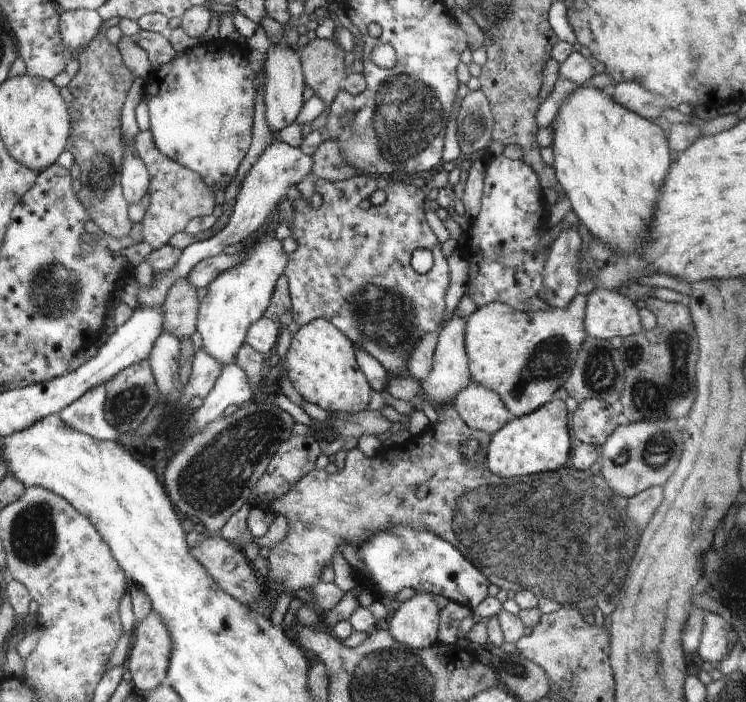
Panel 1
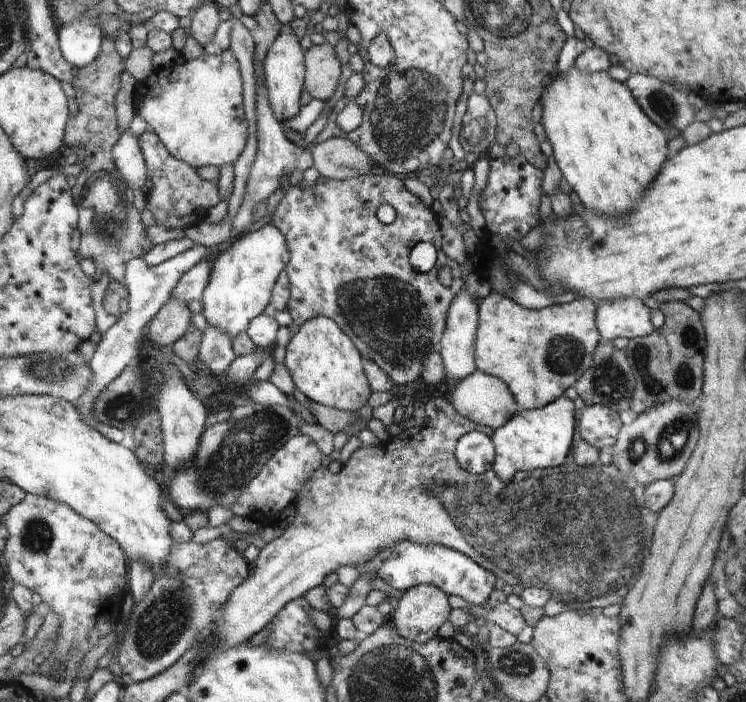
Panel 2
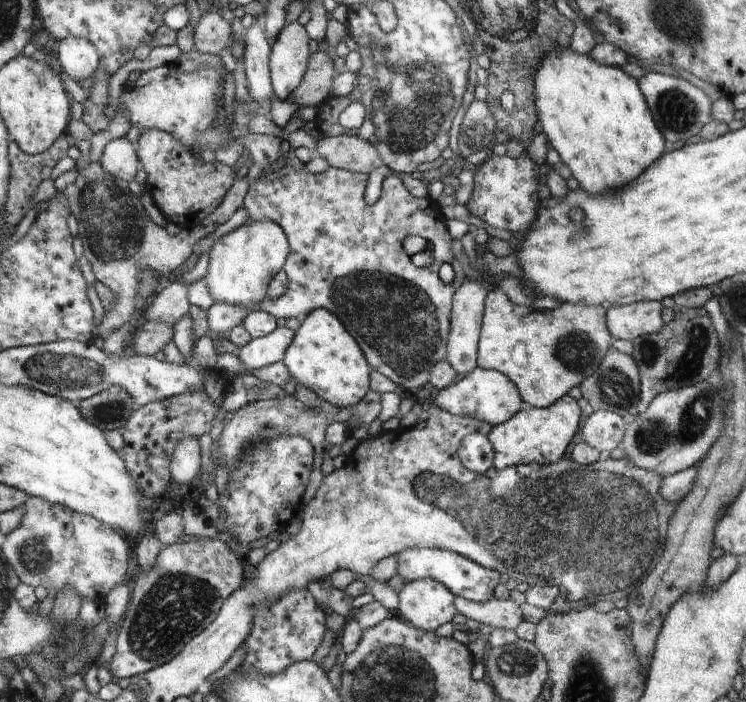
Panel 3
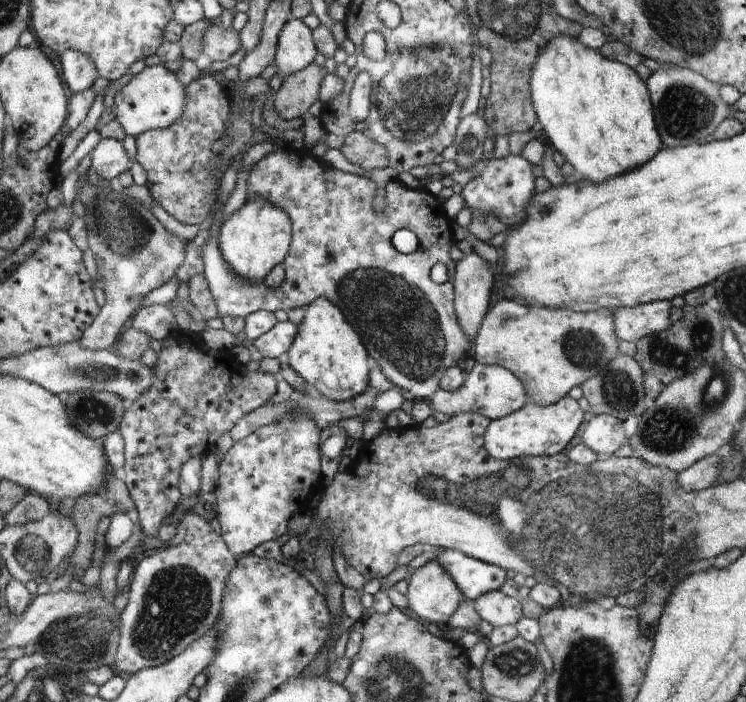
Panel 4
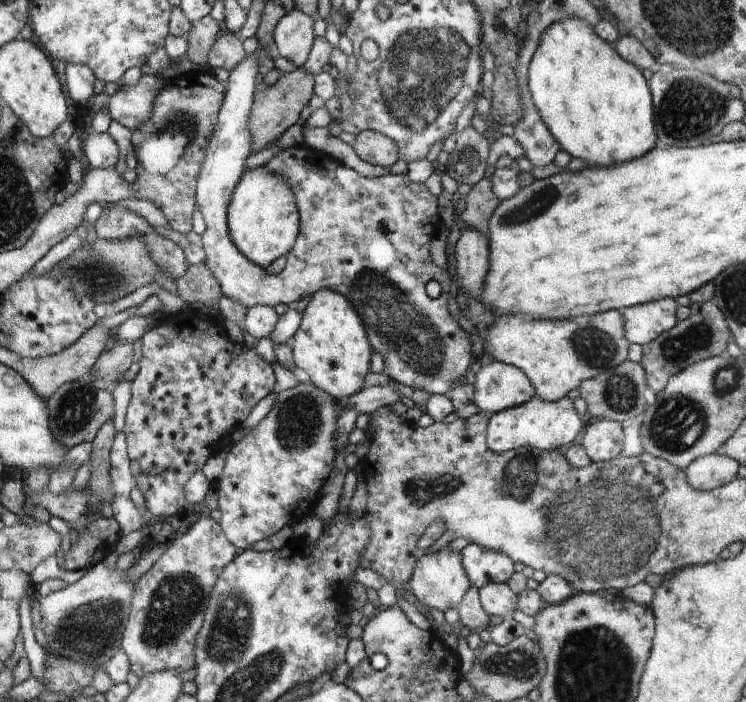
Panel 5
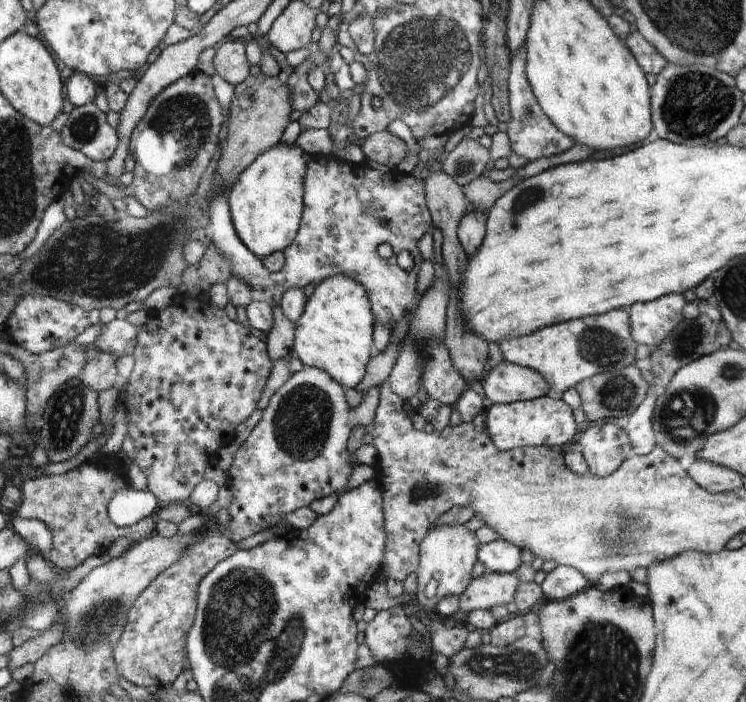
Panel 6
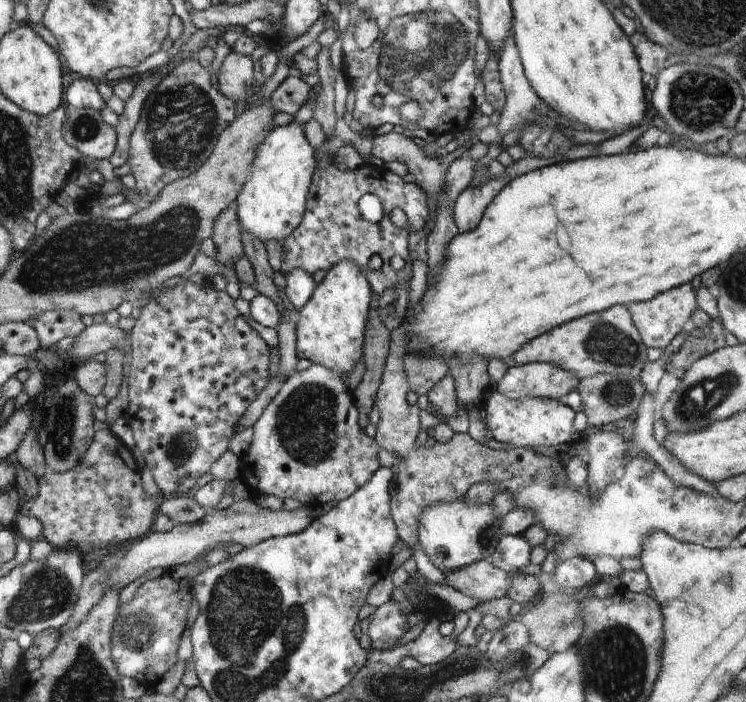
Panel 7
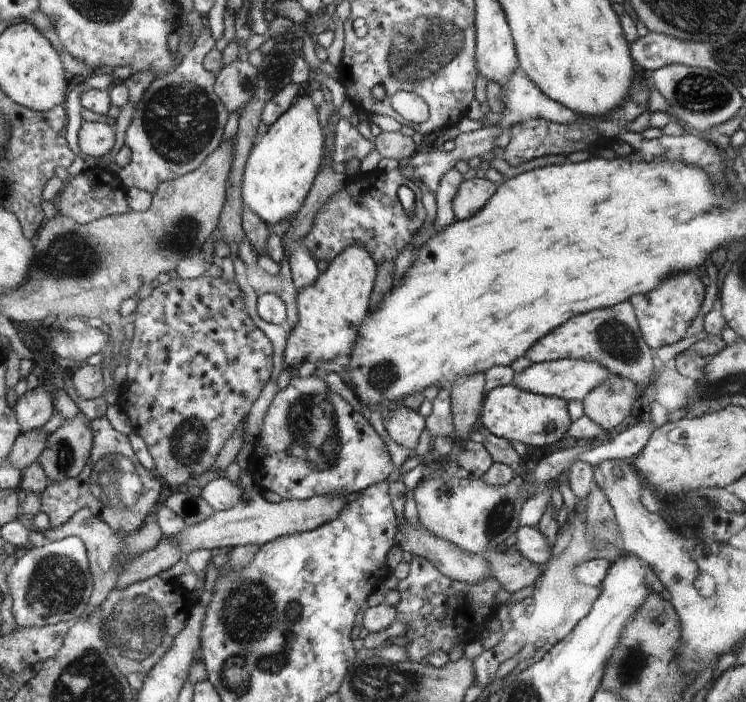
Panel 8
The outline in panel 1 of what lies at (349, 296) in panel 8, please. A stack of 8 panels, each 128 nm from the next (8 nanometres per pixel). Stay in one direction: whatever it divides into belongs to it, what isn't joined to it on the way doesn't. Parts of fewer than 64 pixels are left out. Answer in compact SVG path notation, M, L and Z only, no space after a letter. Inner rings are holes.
M327 319L300 326L292 335L284 367L284 375L305 402L312 402L326 412L356 414L369 406L372 390L358 366L353 341Z

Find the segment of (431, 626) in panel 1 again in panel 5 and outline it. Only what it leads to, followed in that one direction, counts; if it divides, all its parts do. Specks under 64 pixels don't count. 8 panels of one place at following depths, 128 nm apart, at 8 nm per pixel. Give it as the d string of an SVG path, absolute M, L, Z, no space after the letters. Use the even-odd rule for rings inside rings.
M449 546L441 548L439 551L429 553L417 560L417 566L413 570L413 576L409 580L410 590L416 600L428 608L446 612L450 608L457 607L462 600L462 596L470 590L471 579L469 572L465 568L465 559L462 558L460 550L454 550Z

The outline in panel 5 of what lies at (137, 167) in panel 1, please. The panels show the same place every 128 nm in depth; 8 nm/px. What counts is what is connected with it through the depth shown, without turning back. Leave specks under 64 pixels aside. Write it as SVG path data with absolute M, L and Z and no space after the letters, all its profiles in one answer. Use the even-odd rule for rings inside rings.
M86 128L81 133L82 151L89 168L114 168L118 162L116 142L108 132L97 133Z

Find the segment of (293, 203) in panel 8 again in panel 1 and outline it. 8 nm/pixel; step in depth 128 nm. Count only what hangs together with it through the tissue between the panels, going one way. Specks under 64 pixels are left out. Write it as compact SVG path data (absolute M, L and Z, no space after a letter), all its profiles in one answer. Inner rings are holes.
M263 238L250 252L243 254L240 264L222 271L212 282L207 285L208 294L200 300L200 315L197 317L197 331L202 338L201 348L204 348L212 358L220 364L234 362L238 350L245 344L249 329L265 316L266 309L272 304L273 293L276 292L277 281L284 277L288 268L289 255L282 249L282 243L275 238Z

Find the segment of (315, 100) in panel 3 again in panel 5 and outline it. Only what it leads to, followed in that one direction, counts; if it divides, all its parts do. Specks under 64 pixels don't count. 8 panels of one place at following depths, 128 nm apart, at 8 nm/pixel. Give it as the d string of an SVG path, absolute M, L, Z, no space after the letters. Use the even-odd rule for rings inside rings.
M298 67L292 72L285 72L284 76L278 79L275 84L258 86L257 93L254 94L250 116L248 116L248 130L250 130L250 138L252 138L250 154L272 146L292 124L302 120L300 112L304 106L309 104L310 98L314 95L315 81L316 78L313 74Z

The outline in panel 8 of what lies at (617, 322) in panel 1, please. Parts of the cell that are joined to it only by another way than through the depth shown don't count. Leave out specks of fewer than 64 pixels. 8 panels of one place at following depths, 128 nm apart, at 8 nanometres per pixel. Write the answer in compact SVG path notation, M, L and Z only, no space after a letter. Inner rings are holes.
M694 272L676 274L666 282L662 282L658 290L652 290L650 294L636 294L634 298L630 298L630 302L634 302L644 341L650 345L650 350L657 351L661 346L678 342L684 336L692 318L698 314L702 300L704 300L704 286L694 276Z

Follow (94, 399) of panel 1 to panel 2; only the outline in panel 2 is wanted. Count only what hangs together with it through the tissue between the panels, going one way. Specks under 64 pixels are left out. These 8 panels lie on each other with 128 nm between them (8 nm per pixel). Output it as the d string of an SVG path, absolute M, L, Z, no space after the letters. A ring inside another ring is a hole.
M253 58L254 80L256 85L256 124L257 124L257 151L248 181L246 182L246 192L242 200L238 213L234 218L232 225L227 230L232 230L235 237L246 233L246 228L254 223L254 208L256 204L260 204L262 200L266 200L276 192L280 186L280 178L289 176L298 179L299 176L313 166L313 156L307 148L297 147L292 141L288 140L284 135L284 128L276 120L270 100L268 100L268 88L266 88L266 78L264 77L264 68L258 64L258 58ZM199 244L199 246L186 249L174 258L169 258L158 265L149 265L144 260L144 257L133 258L132 261L127 263L127 269L125 270L126 282L124 282L124 285L126 286L126 290L128 290L129 310L121 315L116 323L102 334L102 338L97 348L95 348L92 359L88 363L90 370L92 370L90 386L80 396L80 408L77 408L82 418L84 418L84 422L88 426L96 428L104 438L120 444L124 440L124 432L122 429L100 424L94 418L94 414L92 414L94 398L98 398L98 394L102 392L103 388L106 388L108 383L112 382L128 366L128 363L135 362L138 359L140 342L143 341L143 334L145 333L144 328L150 324L150 320L156 316L156 312L166 304L172 291L176 288L178 280L192 266L198 264L206 254L208 254L207 246Z

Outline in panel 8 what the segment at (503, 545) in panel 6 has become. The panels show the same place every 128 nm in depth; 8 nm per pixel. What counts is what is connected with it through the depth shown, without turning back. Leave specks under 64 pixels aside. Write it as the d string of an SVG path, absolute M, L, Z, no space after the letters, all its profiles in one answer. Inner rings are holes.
M538 526L518 527L516 530L516 548L526 560L544 566L552 558L552 544L538 530Z

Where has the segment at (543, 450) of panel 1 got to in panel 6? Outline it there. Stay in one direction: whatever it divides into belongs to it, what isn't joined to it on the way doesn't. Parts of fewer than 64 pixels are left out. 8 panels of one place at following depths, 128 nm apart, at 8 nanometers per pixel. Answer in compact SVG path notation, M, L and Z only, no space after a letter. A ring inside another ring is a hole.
M547 395L530 401L517 401L516 403L497 403L487 405L485 411L489 438L495 446L502 451L510 451L523 447L553 447L568 444L576 430L576 416L572 416L572 408L564 400L554 400Z

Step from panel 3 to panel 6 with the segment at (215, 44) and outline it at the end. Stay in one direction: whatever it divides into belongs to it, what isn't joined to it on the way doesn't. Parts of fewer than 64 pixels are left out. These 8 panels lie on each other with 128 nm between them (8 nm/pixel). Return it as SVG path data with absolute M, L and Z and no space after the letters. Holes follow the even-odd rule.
M227 38L216 48L213 64L216 73L230 84L241 85L248 77L250 64L246 60L242 41Z

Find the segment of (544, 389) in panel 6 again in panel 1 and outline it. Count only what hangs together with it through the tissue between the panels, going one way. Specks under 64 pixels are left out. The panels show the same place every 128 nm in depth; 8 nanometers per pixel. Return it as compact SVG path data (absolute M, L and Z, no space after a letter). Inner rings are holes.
M473 380L461 390L452 404L472 430L488 432L490 435L515 418L496 392Z

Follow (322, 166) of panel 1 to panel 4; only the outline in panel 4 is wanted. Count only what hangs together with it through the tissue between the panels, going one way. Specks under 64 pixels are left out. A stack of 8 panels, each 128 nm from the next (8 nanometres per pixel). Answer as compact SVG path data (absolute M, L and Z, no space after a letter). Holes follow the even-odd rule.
M354 131L347 134L340 150L352 164L364 170L385 169L389 166L386 146L372 140L362 132Z

